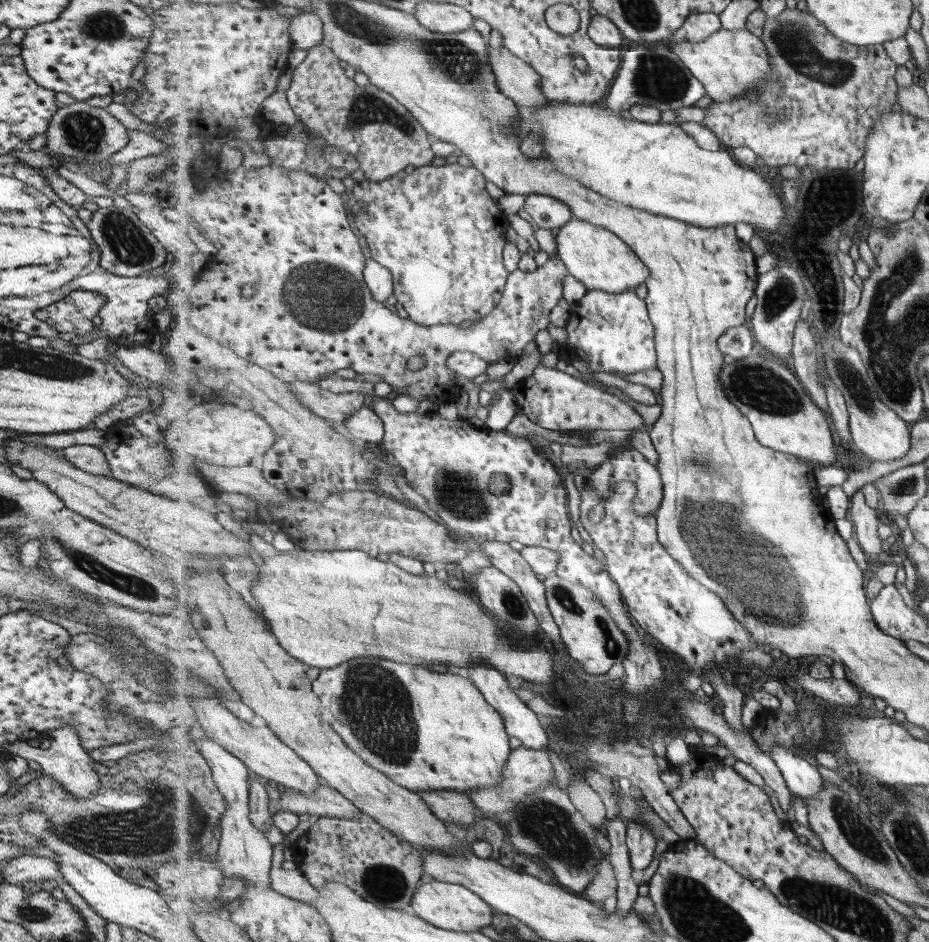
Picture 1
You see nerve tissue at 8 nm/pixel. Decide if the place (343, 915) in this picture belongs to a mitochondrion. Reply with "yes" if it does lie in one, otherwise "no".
no

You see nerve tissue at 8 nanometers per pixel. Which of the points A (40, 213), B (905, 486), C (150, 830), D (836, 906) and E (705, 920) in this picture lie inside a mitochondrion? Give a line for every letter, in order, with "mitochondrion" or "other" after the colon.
A: other
B: mitochondrion
C: mitochondrion
D: mitochondrion
E: mitochondrion

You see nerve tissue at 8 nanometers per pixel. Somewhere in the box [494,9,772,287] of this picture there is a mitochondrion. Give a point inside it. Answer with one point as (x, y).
(656, 79)

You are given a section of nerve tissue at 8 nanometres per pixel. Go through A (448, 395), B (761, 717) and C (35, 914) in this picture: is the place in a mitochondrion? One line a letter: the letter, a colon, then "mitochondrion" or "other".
A: other
B: other
C: mitochondrion

